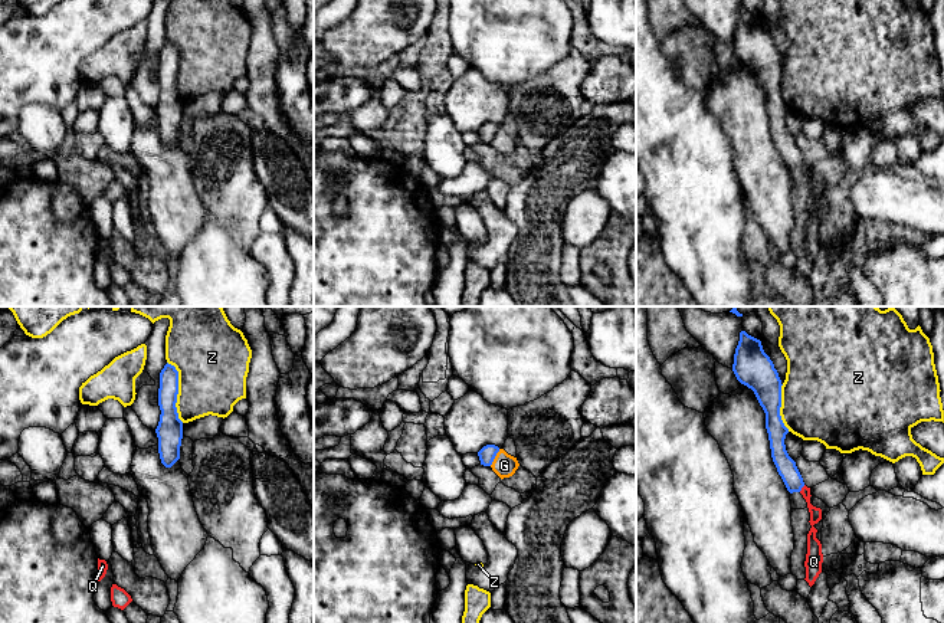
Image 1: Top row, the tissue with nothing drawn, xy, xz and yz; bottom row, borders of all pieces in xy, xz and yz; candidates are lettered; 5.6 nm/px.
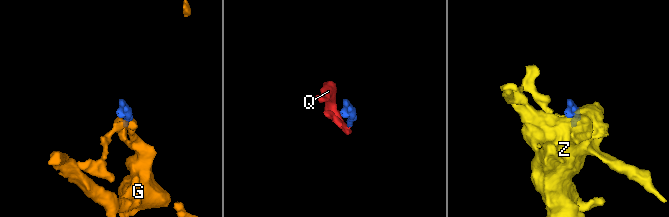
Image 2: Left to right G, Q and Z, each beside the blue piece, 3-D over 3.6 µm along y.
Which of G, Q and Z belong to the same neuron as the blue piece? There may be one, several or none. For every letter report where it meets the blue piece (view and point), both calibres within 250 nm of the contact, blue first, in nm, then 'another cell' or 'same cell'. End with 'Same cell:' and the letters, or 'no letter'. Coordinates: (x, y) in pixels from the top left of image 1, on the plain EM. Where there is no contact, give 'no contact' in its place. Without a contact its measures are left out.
G: contact xz (494, 135); calibres 90 and 140 nm; another cell
Q: contact yz (802, 164); calibres 110 and 60 nm; same cell
Z: contact xy (177, 69); calibres 140 and 400 nm; another cell
Same cell: Q

